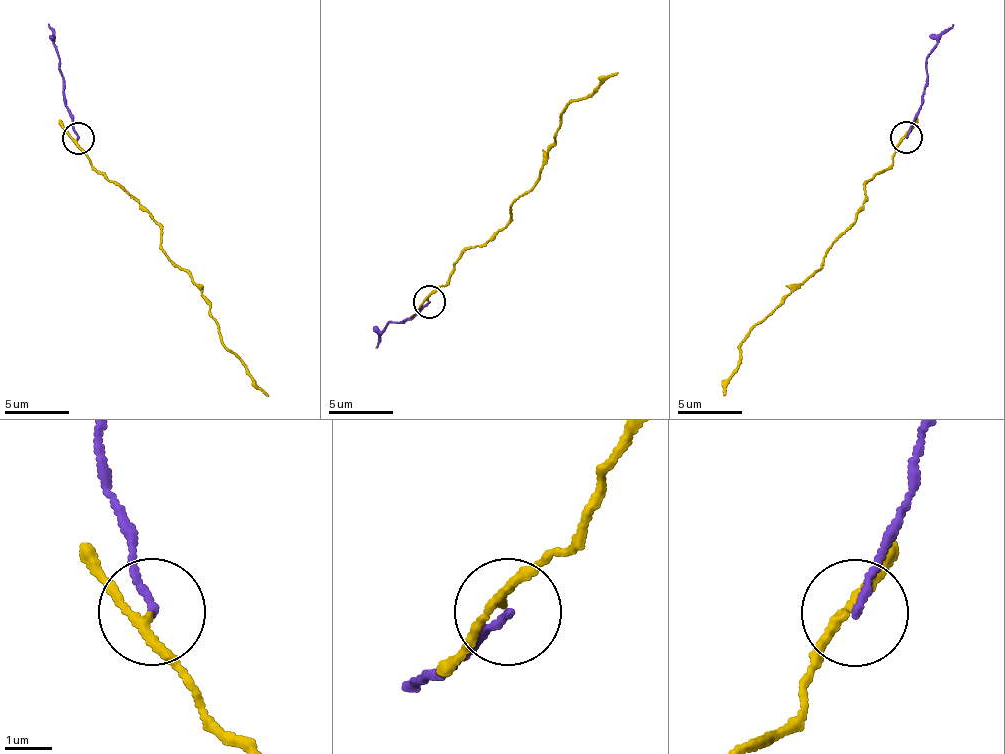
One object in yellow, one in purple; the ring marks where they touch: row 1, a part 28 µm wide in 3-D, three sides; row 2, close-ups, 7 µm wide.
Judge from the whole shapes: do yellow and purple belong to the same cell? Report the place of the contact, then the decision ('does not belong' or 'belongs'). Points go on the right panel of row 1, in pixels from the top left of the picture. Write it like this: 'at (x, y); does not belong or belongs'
at (906, 137); belongs

